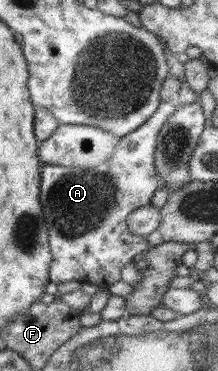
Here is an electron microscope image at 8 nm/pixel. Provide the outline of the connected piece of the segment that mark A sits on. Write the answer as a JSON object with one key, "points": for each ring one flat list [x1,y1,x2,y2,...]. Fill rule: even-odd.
{"points":[[174,99,160,103,145,123,117,140,109,158,98,167,84,172,61,165,40,168,38,200,51,252,48,281,55,285,65,281,93,283,107,289,120,280,121,268,129,264,135,254,145,254,149,249,145,237,127,230,125,217,137,207,150,204,153,191,161,185,154,167,155,137,175,107,179,105]]}

